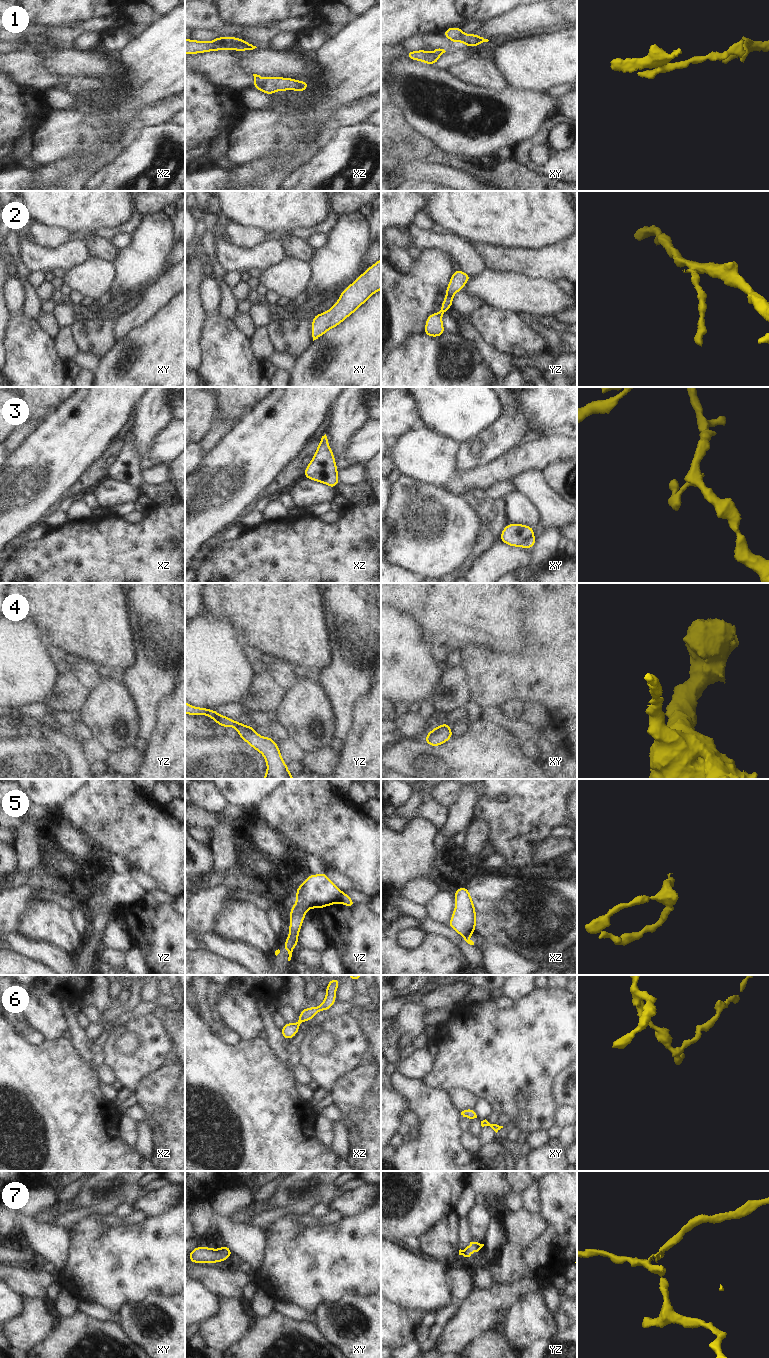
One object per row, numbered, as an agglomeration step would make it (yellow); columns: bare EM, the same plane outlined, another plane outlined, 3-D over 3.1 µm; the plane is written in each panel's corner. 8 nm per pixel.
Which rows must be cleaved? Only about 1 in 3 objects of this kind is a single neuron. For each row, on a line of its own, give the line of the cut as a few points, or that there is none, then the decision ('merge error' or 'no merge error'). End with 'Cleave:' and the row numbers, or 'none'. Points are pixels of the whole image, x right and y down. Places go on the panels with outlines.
1: cut xz (264, 78), (264, 83), (257, 88); merge error
2: cut yz (437, 313), (441, 316); merge error
3: cut xy (533, 534), (520, 546); merge error
4: cut none; no merge error
5: cut yz (343, 892), (340, 901); merge error
6: cut none; no merge error
7: cut yz (465, 1249), (462, 1254); merge error
Cleave: 1, 2, 3, 5, 7

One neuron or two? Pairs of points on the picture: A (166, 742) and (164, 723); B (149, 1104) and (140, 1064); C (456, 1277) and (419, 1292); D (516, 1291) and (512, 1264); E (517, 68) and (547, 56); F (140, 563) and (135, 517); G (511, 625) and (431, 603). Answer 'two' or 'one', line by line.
A: one
B: two
C: two
D: two
E: one
F: two
G: one

